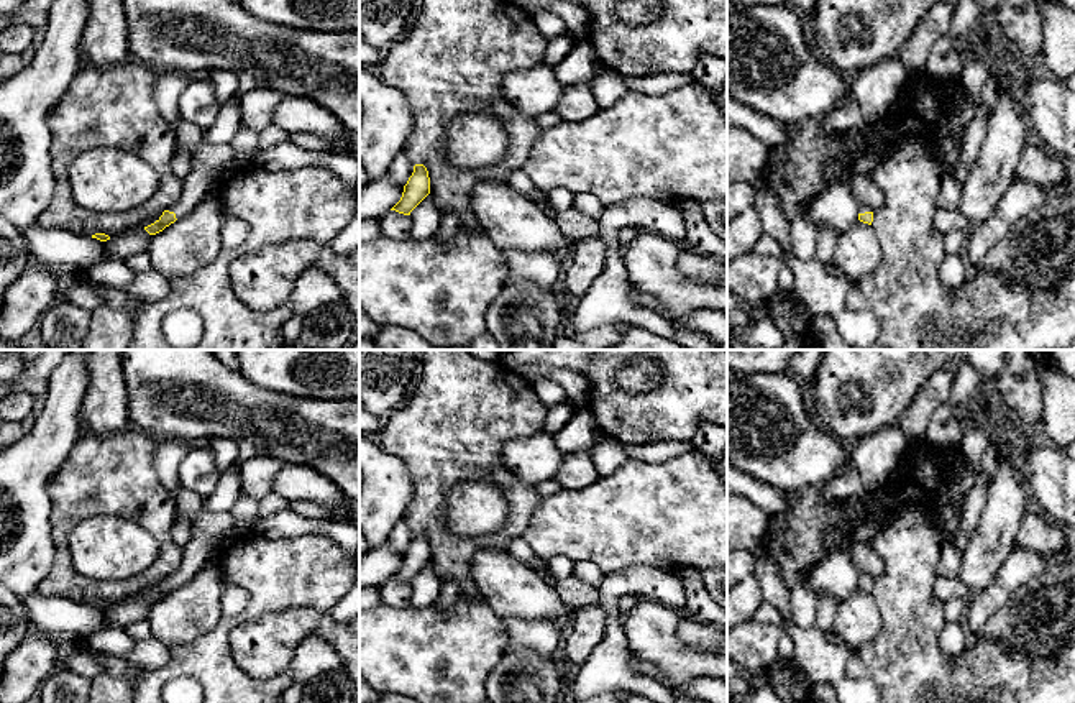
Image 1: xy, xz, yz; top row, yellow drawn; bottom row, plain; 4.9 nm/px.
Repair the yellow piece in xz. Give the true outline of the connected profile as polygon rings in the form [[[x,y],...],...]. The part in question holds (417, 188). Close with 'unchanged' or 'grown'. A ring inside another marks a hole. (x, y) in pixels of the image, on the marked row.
[[[415,164],[414,172],[404,186],[400,200],[391,209],[404,215],[410,212],[430,194],[430,177],[423,164]]]; unchanged

